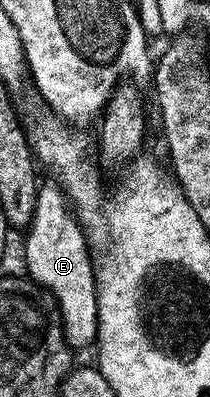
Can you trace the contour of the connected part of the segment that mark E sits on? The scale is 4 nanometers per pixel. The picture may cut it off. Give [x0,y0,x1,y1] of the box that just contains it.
[24,186,100,349]

